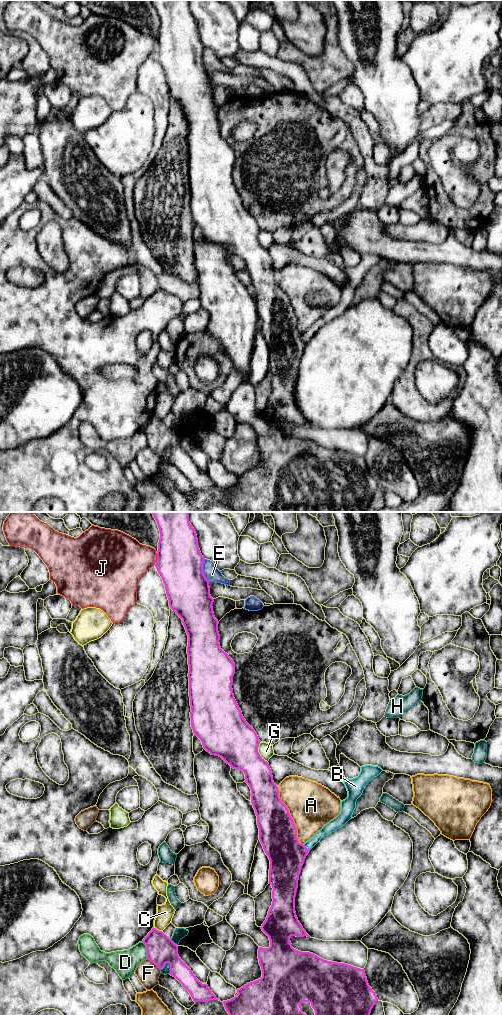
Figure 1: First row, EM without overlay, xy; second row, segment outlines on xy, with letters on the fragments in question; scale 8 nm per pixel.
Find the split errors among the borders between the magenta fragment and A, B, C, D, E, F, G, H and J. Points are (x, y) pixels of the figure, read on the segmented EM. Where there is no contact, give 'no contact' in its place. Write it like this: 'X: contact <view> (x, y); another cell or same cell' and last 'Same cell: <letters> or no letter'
A: contact xy (290, 816); another cell
B: contact xy (305, 847); same cell
C: contact xy (158, 930); another cell
D: contact xy (147, 950); another cell
E: contact xy (202, 570); another cell
F: contact xy (154, 963); another cell
G: contact xy (258, 752); another cell
H: contact xy (164, 965); another cell
J: contact xy (157, 558); another cell
Same cell: B

